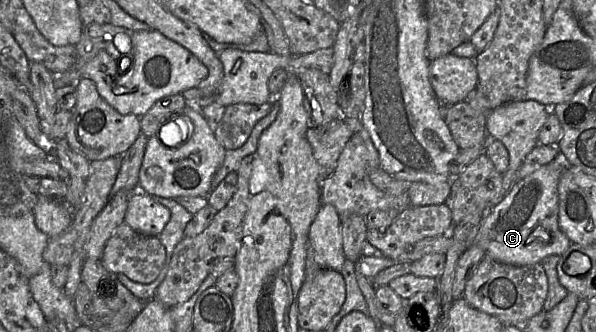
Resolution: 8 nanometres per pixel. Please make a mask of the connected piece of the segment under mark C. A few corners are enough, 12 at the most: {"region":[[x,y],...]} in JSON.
{"region":[[556,160],[517,180],[473,244],[516,266],[562,256]]}

